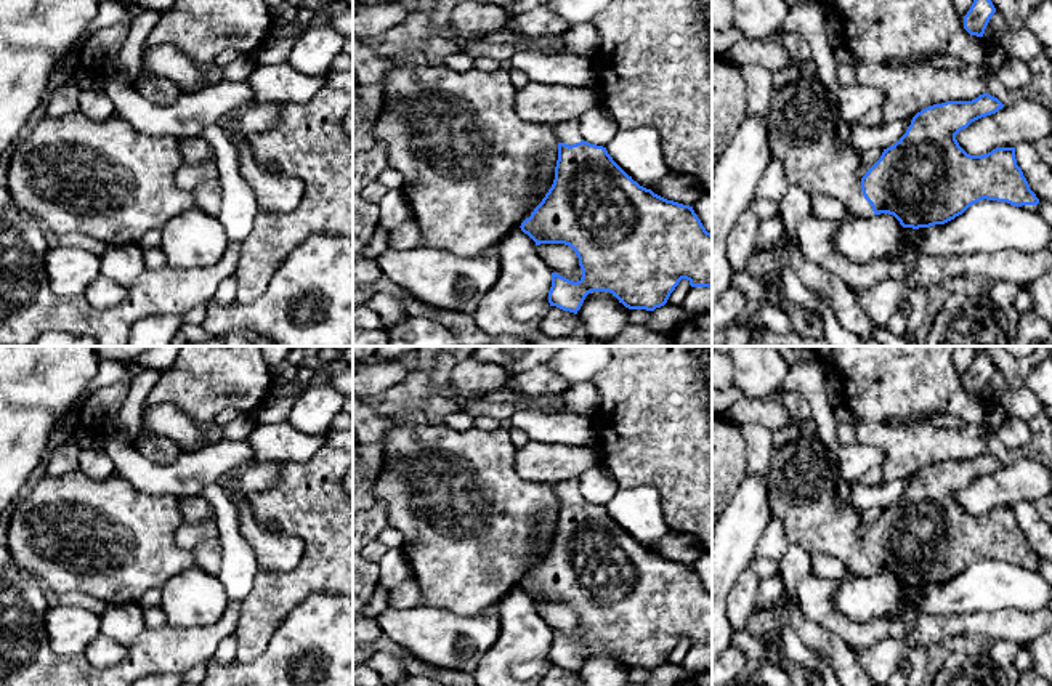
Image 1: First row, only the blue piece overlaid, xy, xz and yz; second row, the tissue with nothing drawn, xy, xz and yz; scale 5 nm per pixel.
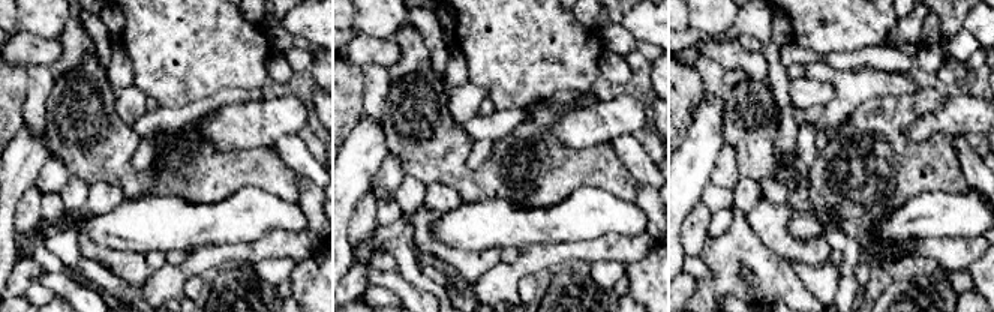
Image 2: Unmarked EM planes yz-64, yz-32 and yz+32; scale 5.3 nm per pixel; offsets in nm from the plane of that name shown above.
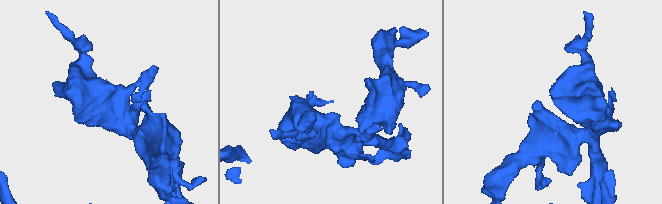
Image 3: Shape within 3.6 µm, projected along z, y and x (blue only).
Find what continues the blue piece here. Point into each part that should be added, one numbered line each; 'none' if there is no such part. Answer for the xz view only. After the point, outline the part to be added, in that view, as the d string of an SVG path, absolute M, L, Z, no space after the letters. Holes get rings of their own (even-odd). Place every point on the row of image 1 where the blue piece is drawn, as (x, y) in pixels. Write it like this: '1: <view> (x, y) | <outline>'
1: xz (568, 132) | M569 119L552 127L558 143L576 144L582 141L579 119Z

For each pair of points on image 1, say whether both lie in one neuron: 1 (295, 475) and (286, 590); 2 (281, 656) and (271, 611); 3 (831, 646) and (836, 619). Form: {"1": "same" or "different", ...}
{"1": "same", "2": "different", "3": "different"}

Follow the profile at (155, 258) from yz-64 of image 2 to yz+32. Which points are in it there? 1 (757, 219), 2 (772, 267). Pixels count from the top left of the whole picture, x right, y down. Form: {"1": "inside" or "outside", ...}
{"1": "inside", "2": "outside"}

